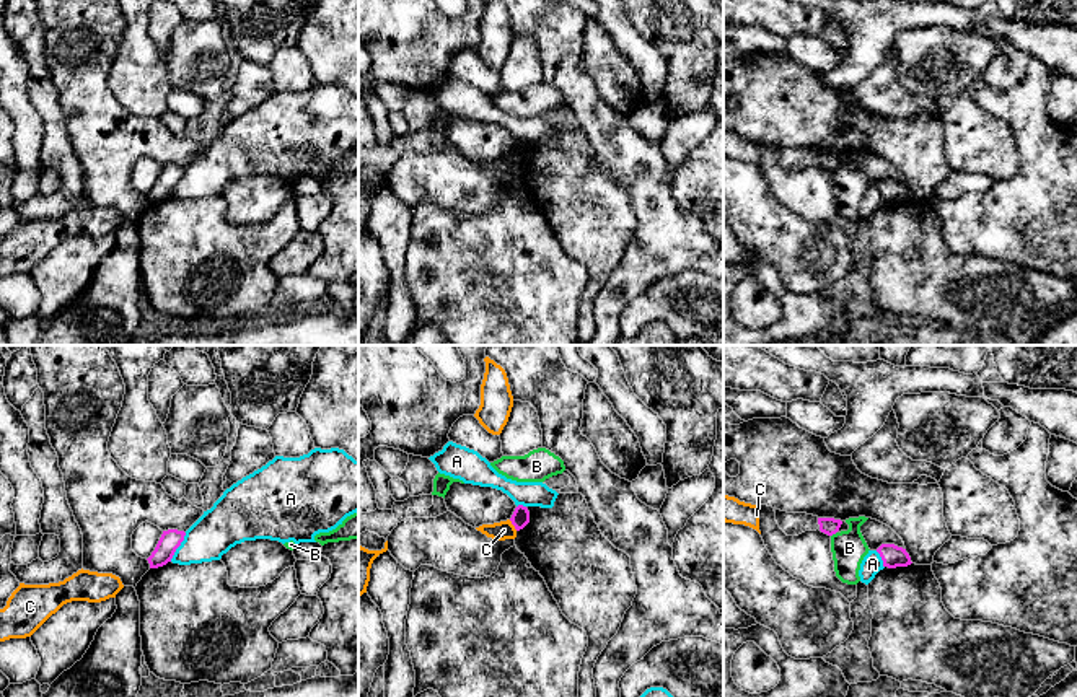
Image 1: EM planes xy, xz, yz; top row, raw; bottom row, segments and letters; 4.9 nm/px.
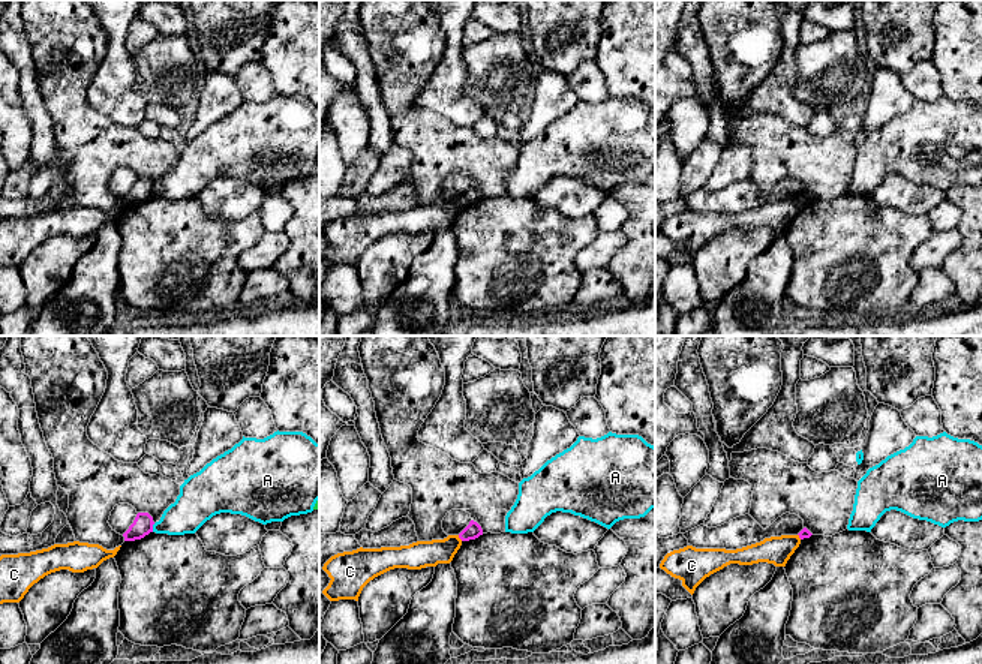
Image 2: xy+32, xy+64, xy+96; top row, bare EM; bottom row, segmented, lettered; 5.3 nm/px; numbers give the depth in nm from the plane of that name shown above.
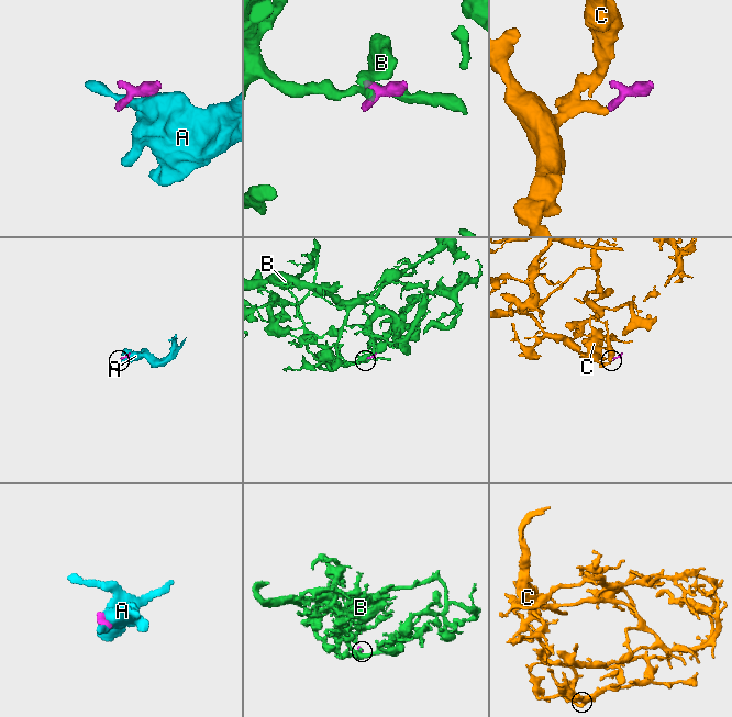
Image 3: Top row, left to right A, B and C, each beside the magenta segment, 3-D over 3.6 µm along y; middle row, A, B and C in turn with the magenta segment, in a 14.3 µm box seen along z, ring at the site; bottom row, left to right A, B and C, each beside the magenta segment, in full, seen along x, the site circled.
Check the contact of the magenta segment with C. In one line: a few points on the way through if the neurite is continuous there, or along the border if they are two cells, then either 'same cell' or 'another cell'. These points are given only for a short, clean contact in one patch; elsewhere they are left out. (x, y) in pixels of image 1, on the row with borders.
border xz (509, 520), (517, 530); another cell

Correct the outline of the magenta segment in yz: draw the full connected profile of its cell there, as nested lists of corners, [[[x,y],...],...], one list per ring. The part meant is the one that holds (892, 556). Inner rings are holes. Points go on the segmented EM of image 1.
[[[881,544],[877,552],[883,560],[883,567],[896,568],[896,567],[908,567],[911,565],[911,557],[906,549],[898,547],[895,544]]]

